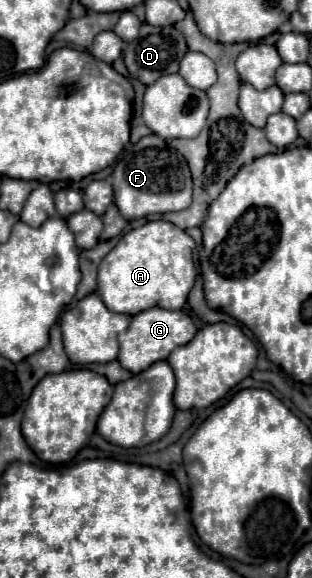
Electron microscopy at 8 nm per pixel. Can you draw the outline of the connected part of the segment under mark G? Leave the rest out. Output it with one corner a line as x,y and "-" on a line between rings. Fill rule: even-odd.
186,304
180,310
164,310
164,308
154,306
150,310
144,310
144,312
132,316
128,330
118,334
118,342
120,342
118,362
122,364
122,368
130,370
132,374
138,374
138,372
146,370
150,364
154,364
158,360
166,360
176,346
190,342
196,334
196,326
189,313
186,312
185,306

